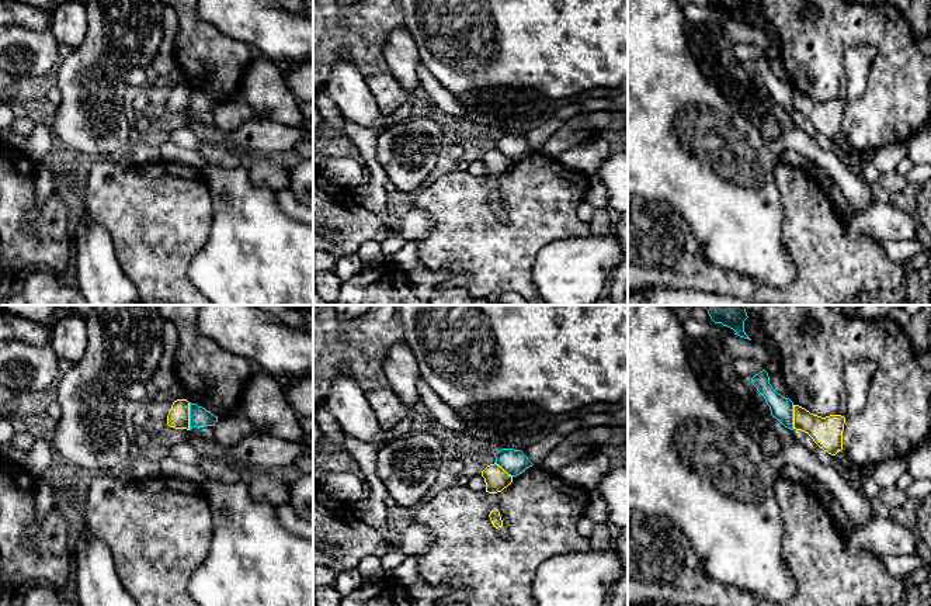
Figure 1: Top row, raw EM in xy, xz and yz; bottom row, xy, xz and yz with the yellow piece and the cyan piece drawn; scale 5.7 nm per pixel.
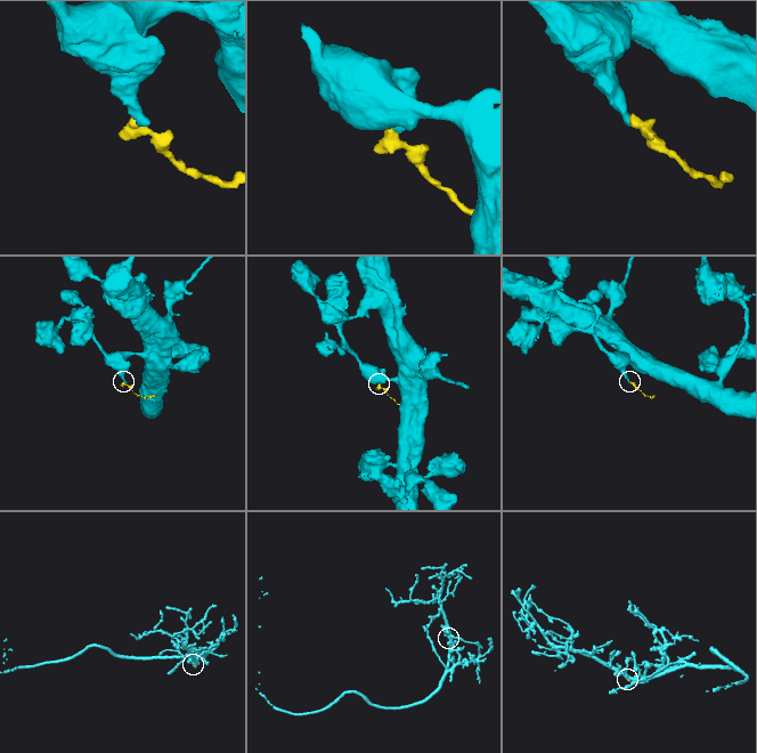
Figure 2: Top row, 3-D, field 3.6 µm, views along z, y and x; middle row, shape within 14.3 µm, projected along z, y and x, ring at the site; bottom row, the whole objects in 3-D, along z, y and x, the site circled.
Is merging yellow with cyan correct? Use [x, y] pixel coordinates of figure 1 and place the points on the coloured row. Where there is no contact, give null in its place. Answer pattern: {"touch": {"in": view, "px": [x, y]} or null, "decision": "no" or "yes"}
{"touch": {"in": "xy", "px": [188, 416]}, "decision": "no"}

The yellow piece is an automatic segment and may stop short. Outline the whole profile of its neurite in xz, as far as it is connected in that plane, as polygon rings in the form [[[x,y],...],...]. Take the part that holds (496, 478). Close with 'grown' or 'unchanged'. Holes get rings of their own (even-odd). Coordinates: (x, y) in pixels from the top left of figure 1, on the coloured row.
[[[490,464],[482,471],[482,477],[486,482],[486,492],[497,494],[501,492],[513,482],[513,477],[508,475],[500,465]]]; unchanged

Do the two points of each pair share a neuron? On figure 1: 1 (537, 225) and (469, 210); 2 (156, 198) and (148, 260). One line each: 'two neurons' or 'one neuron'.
1: one neuron
2: one neuron

